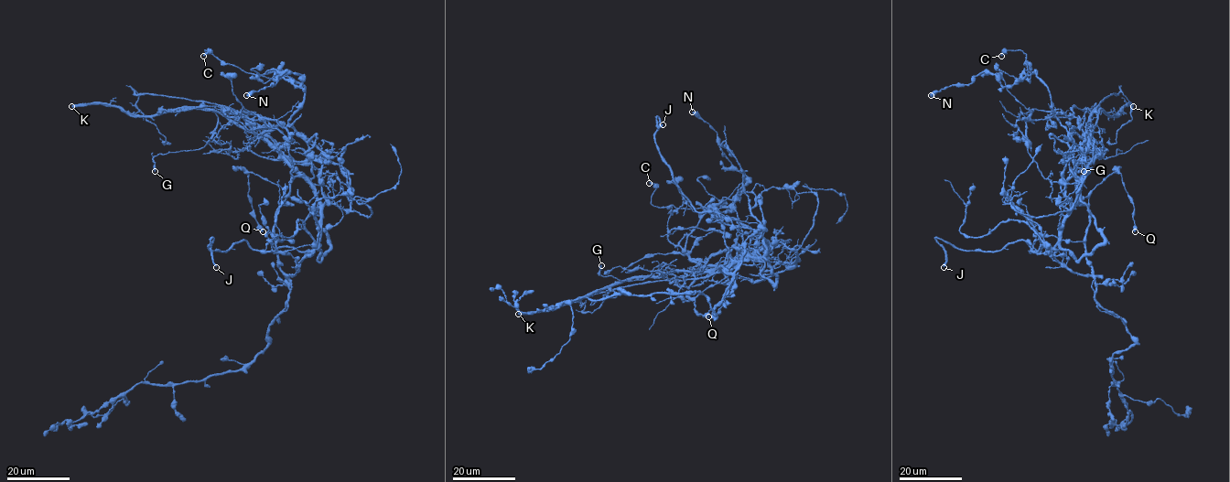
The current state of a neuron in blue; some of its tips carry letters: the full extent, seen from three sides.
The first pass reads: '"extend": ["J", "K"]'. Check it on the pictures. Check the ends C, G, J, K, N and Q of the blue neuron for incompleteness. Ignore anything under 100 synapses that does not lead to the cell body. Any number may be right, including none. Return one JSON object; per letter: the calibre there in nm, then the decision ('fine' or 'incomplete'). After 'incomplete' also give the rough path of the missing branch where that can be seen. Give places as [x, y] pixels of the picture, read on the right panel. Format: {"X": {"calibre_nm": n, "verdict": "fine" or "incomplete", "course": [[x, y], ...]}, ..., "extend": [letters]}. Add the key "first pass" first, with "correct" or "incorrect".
{"first pass": "correct", "C": {"calibre_nm": 400, "verdict": "fine"}, "G": {"calibre_nm": 320, "verdict": "fine"}, "J": {"calibre_nm": 360, "verdict": "incomplete", "course": [[944, 267], [952, 273], [946, 286]]}, "K": {"calibre_nm": 550, "verdict": "incomplete", "course": [[1133, 106], [1127, 120], [1105, 139], [1095, 144], [1118, 195], [1105, 188], [1116, 208], [1116, 234], [1095, 246]]}, "N": {"calibre_nm": 550, "verdict": "fine"}, "Q": {"calibre_nm": 600, "verdict": "fine"}, "extend": ["J", "K"]}

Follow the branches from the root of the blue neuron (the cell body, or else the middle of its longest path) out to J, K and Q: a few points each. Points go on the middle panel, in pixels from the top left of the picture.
J: (751, 244), (721, 214), (697, 211), (692, 206), (656, 144), (657, 117), (656, 123), (663, 124)
K: (751, 244), (760, 236), (766, 256), (733, 257), (710, 272), (628, 278), (547, 311), (518, 314)
Q: (751, 244), (745, 245), (734, 272), (727, 273), (721, 267), (729, 273), (695, 298), (695, 311), (708, 316)

